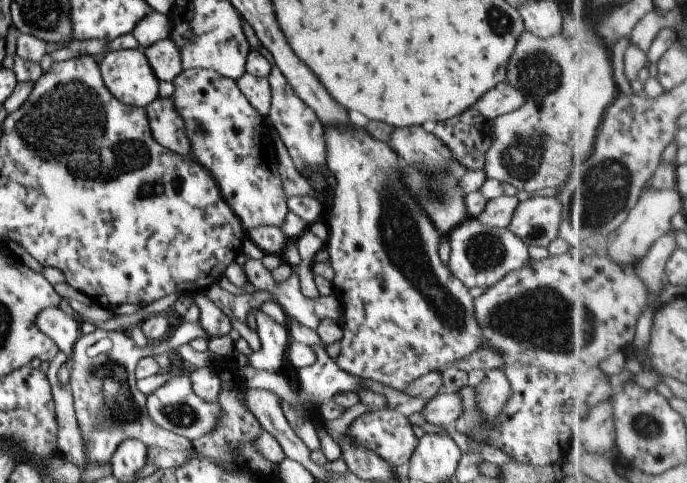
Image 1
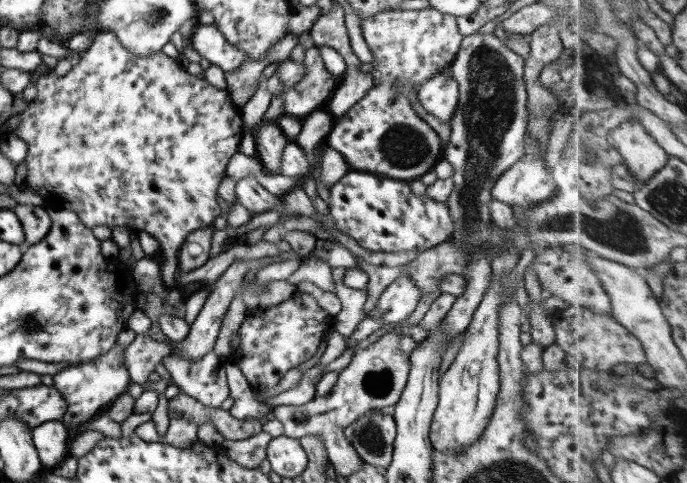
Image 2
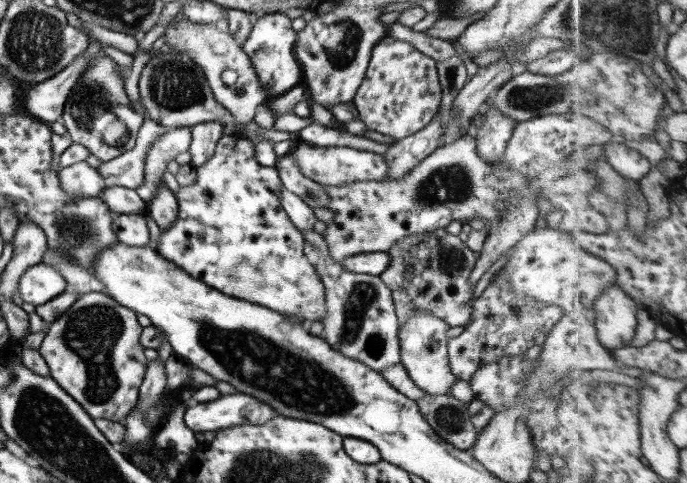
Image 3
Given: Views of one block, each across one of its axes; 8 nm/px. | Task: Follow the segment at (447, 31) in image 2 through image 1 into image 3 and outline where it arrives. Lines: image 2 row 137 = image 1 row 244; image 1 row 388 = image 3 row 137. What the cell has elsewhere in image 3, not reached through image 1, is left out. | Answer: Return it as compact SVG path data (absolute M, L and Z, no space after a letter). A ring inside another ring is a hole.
M387 36L374 46L364 81L358 87L352 102L358 109L359 119L367 126L367 130L391 136L395 142L398 142L422 131L432 122L441 106L442 95L438 72L436 72L436 61L422 52L418 52L408 42Z

